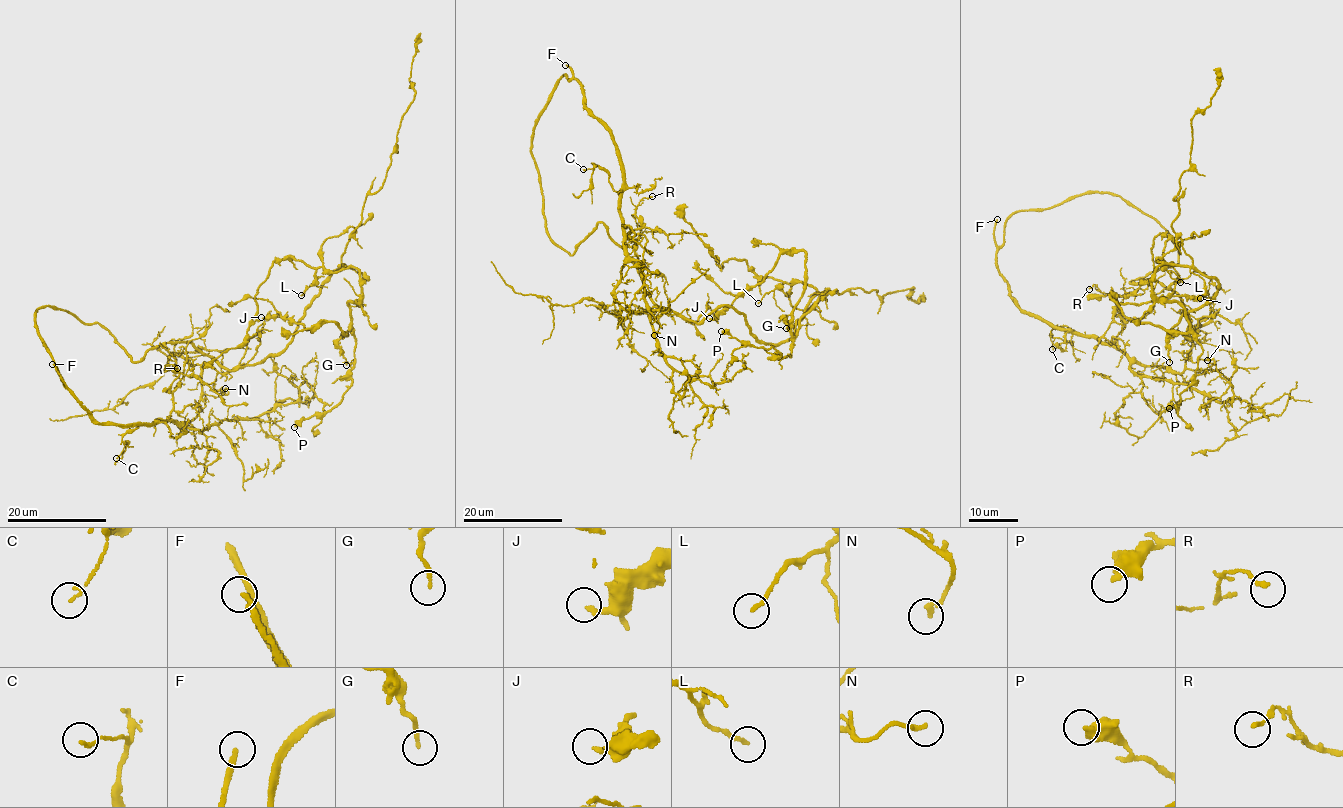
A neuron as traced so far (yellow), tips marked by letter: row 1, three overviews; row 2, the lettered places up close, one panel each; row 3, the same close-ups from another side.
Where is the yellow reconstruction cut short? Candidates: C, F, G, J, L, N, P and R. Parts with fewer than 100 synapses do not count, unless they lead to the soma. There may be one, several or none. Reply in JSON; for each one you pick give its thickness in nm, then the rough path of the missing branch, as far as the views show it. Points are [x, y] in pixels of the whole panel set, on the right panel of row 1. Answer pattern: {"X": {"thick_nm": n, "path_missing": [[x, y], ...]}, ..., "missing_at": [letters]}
{"F": {"thick_nm": 200}, "missing_at": ["F"]}

